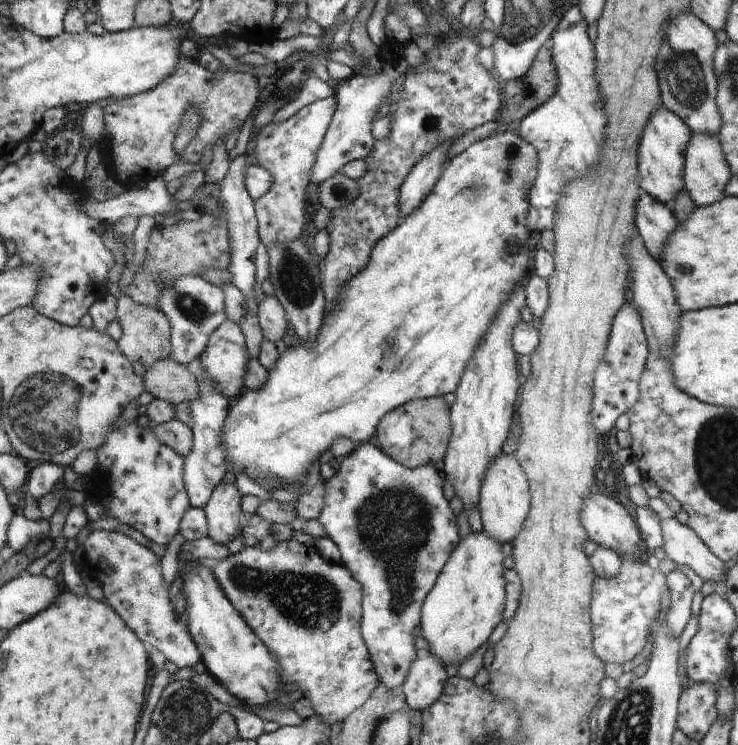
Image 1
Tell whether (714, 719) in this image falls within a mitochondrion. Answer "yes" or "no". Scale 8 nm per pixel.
no

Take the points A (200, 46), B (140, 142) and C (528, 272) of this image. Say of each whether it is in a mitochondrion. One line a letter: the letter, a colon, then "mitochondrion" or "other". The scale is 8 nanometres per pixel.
A: other
B: mitochondrion
C: other

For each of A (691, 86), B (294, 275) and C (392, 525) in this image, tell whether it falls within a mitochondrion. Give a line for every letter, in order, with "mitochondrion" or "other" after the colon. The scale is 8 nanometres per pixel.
A: mitochondrion
B: mitochondrion
C: mitochondrion

